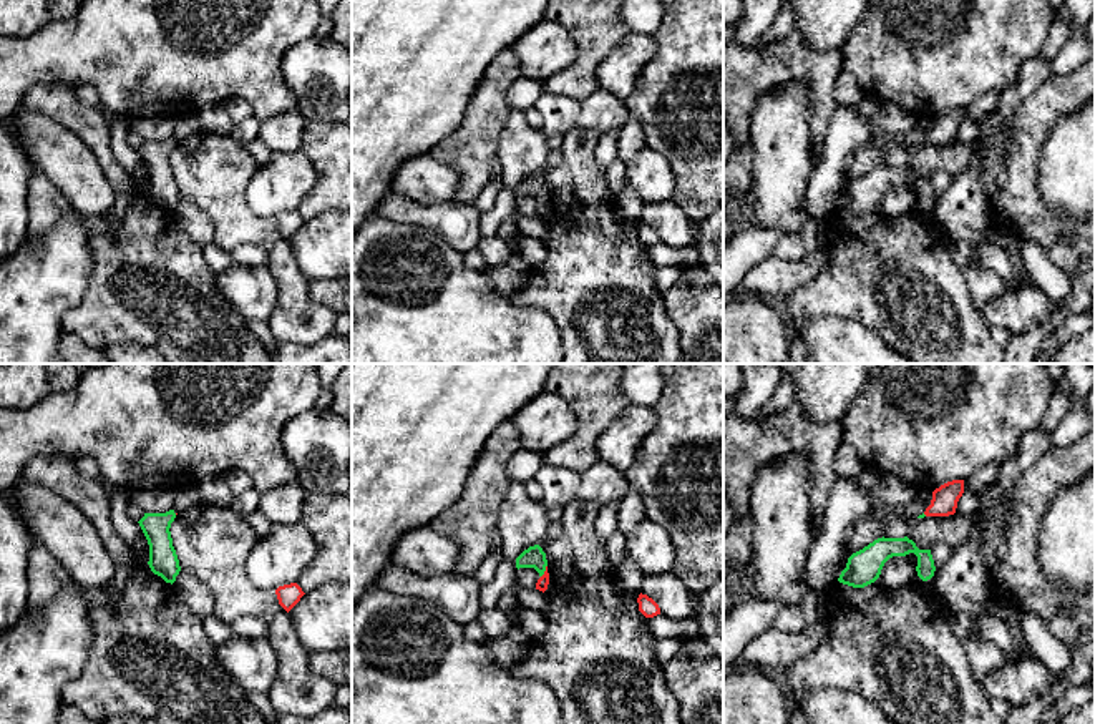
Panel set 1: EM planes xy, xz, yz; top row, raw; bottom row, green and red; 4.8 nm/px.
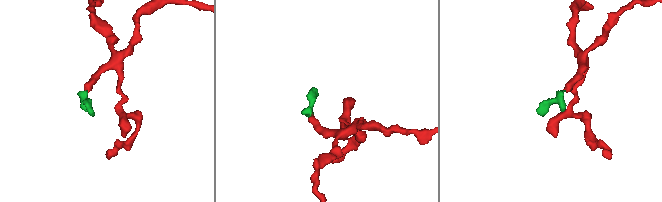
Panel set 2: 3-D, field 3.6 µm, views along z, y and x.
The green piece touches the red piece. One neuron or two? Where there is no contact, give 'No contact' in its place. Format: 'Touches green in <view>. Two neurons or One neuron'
Touches green in xz. One neuron

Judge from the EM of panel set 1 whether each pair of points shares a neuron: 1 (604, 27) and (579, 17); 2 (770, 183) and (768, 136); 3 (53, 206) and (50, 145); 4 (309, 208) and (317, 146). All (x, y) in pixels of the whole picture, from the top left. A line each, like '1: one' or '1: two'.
1: one
2: one
3: two
4: one

